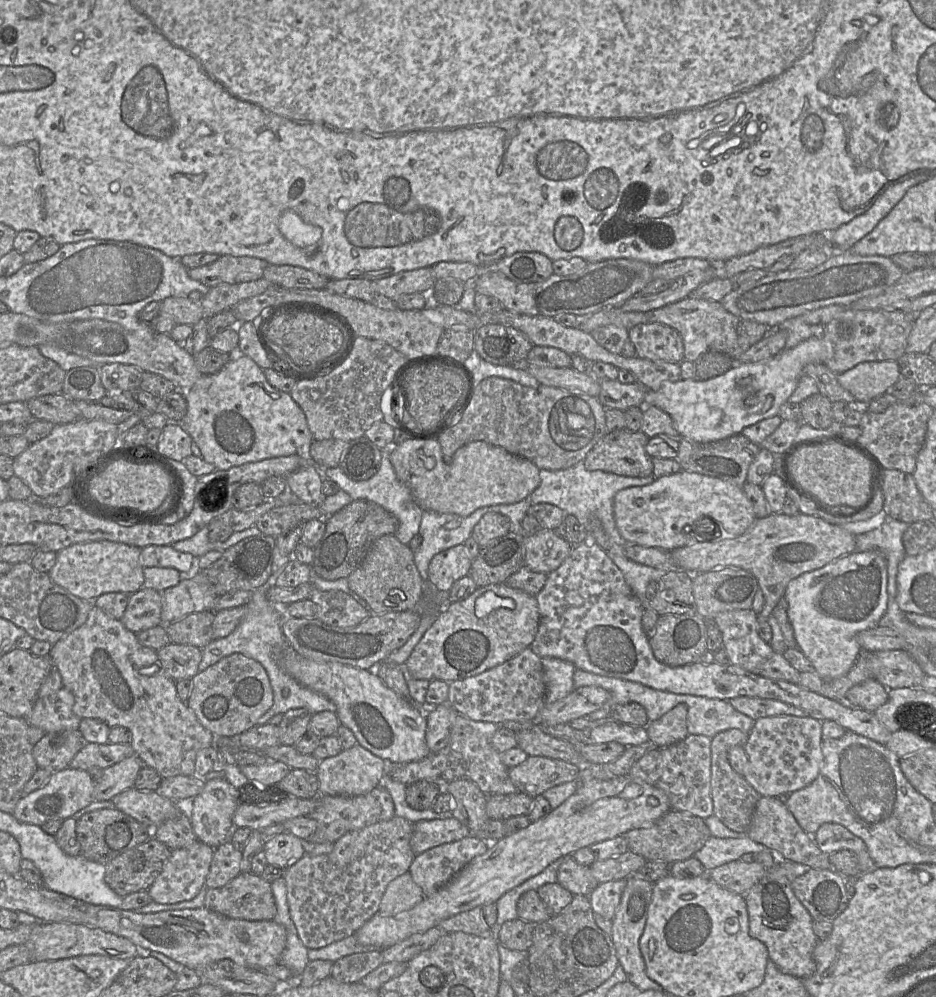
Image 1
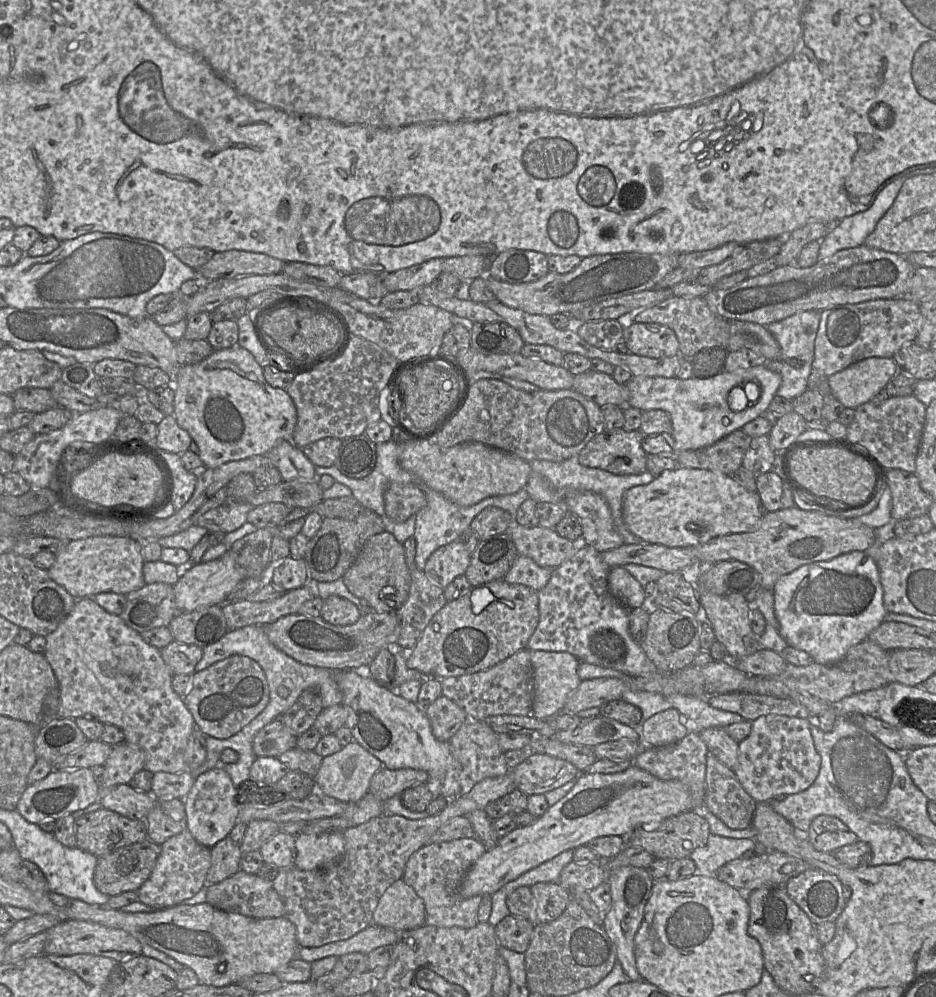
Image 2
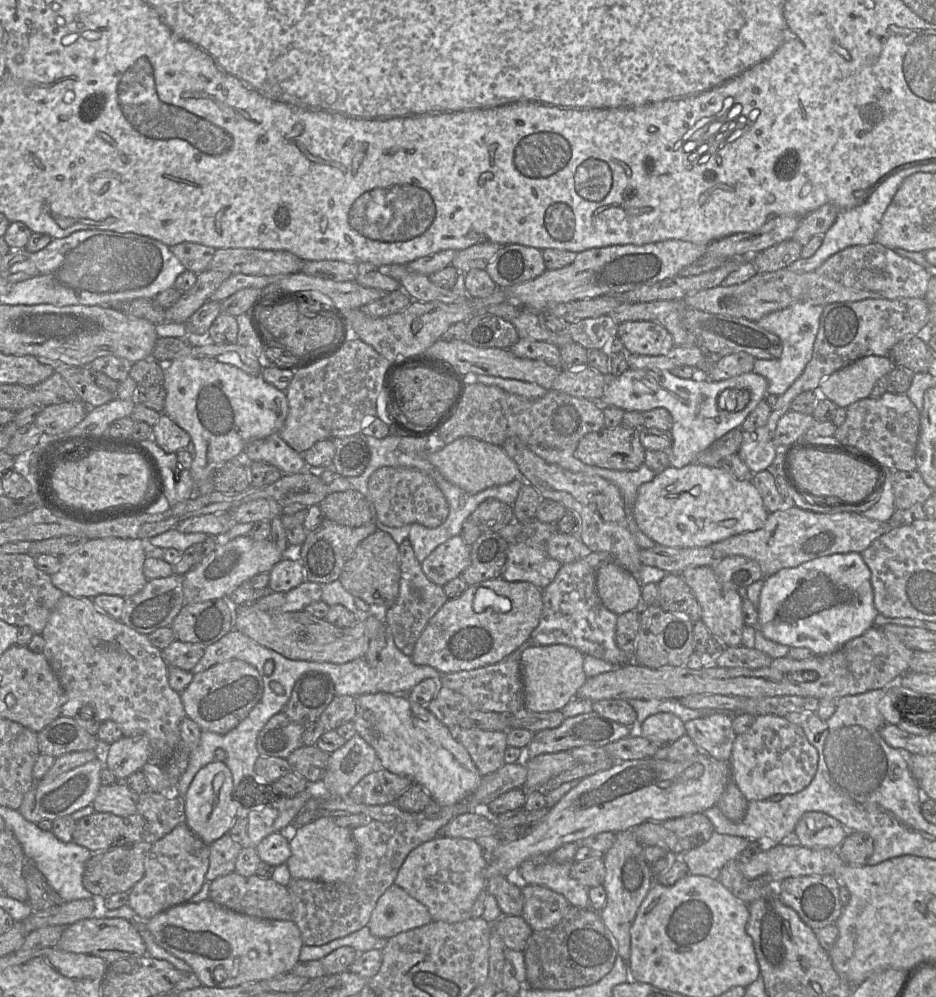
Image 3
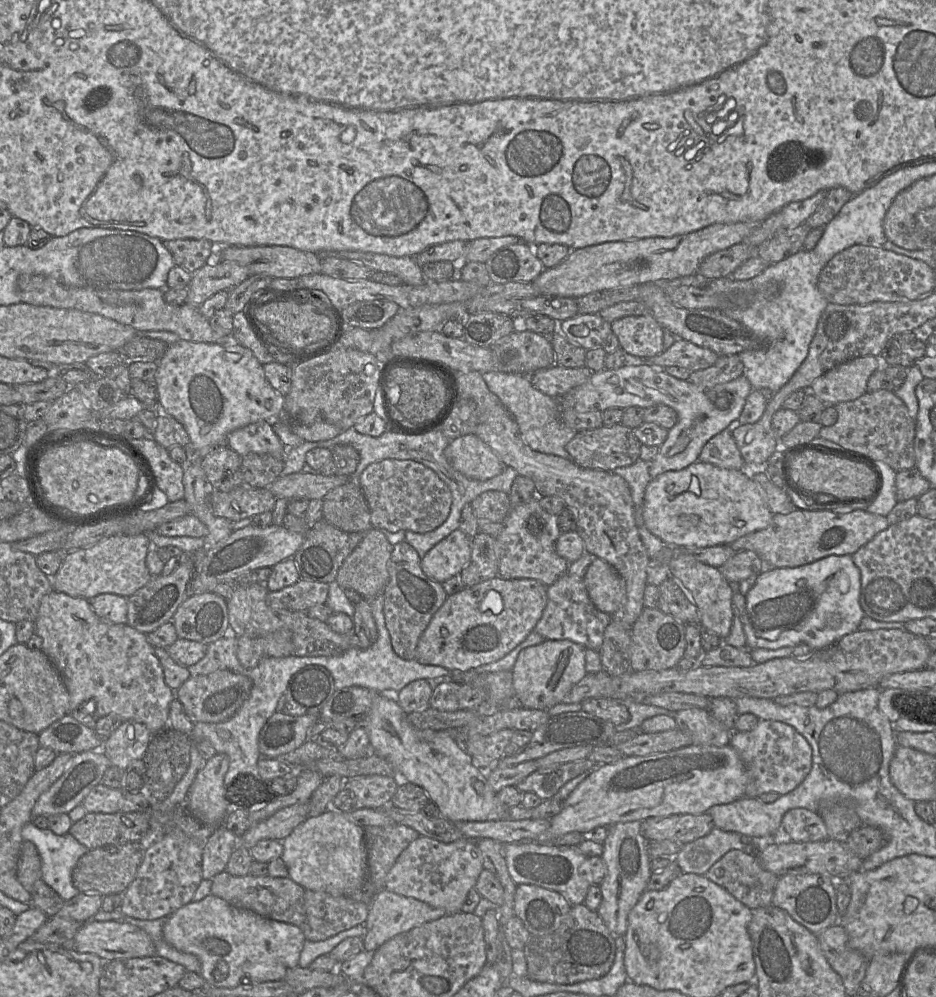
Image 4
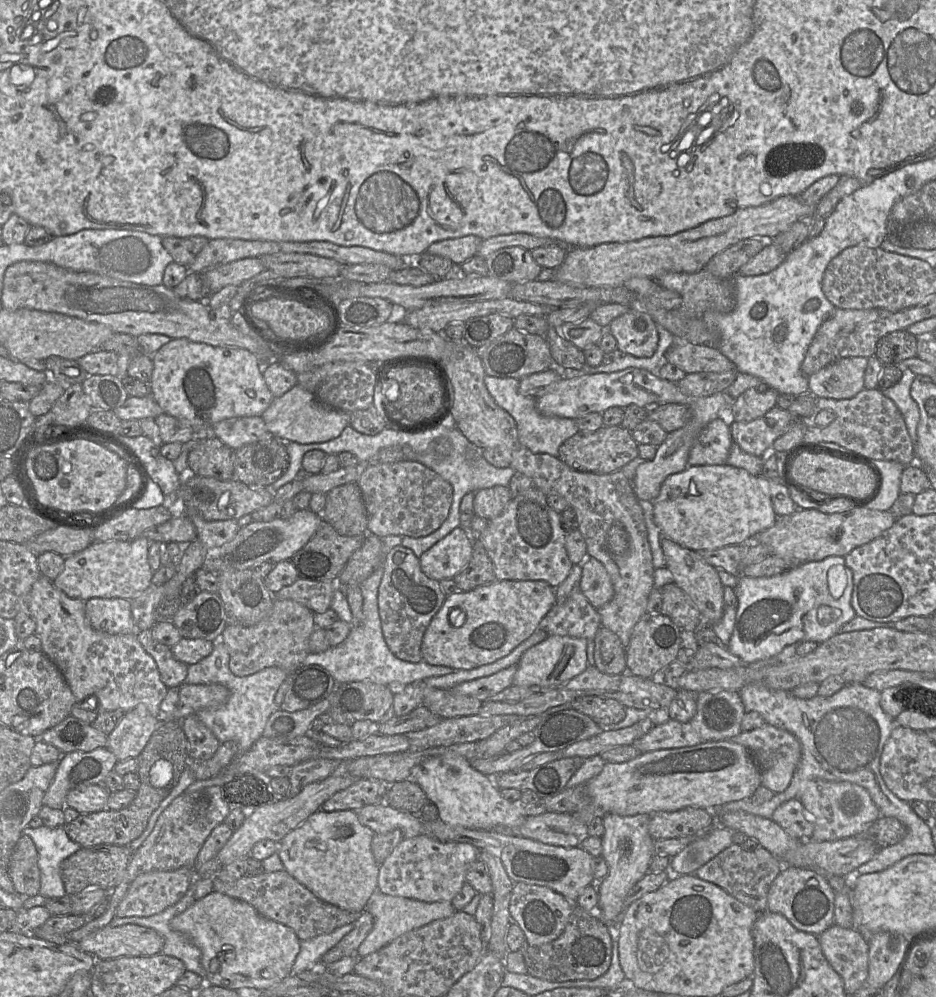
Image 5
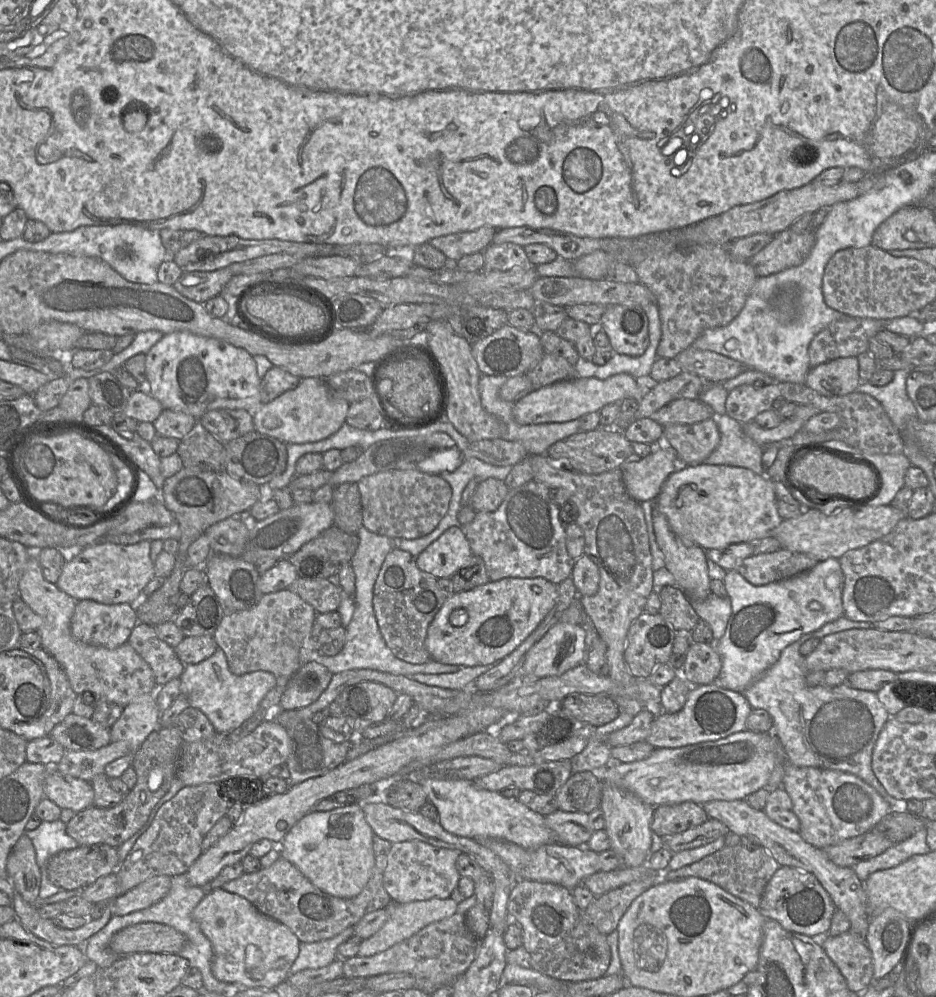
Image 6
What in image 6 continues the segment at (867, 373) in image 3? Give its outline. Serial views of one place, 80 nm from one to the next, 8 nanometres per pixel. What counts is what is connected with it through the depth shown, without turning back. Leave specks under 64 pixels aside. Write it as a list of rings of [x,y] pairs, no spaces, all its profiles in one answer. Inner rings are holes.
[[[851,356],[811,368],[805,384],[824,396],[832,397],[855,392],[860,382],[858,359]]]

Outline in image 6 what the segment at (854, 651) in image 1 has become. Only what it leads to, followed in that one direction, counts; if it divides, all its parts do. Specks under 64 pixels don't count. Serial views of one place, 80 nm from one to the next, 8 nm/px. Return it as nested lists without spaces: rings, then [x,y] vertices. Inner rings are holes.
[[[836,558],[818,562],[806,572],[763,586],[750,584],[735,570],[726,572],[723,584],[731,601],[732,613],[725,634],[715,643],[715,649],[722,660],[721,671],[715,683],[725,689],[742,693],[776,663],[781,652],[788,645],[804,634],[814,632],[844,614],[842,606],[844,575],[839,560]]]

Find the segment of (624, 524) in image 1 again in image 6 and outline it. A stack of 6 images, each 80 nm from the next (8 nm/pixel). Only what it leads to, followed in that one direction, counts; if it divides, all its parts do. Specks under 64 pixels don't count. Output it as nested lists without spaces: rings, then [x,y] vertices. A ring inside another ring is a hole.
[[[680,465],[664,482],[655,507],[665,515],[672,531],[687,543],[706,550],[723,549],[737,543],[754,543],[770,534],[783,519],[777,508],[772,481],[752,470],[729,465]]]

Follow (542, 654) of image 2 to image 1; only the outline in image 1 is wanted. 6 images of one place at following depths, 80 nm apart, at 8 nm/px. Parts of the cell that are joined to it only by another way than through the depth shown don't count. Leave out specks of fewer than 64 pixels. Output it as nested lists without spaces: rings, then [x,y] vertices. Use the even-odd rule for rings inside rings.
[[[541,658],[544,683],[545,704],[556,702],[569,695],[575,688],[573,675],[576,667],[558,658]]]

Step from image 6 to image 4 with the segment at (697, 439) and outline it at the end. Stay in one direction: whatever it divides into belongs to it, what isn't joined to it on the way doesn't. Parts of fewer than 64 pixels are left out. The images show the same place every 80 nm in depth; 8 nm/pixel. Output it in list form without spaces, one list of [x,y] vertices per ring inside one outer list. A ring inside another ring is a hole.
[[[731,428],[715,435],[704,445],[699,461],[732,470],[745,470],[746,466],[732,436]]]

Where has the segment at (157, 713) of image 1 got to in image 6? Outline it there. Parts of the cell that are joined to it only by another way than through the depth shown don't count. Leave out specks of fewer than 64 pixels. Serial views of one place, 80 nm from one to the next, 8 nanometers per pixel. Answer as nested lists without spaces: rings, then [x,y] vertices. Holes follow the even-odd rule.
[[[32,551],[20,579],[19,597],[41,617],[41,626],[37,631],[41,648],[60,664],[76,694],[91,692],[97,700],[107,700],[123,707],[142,694],[155,694],[157,686],[153,671],[131,645],[125,643],[108,649],[73,637],[71,619],[78,601],[44,578],[36,551]]]

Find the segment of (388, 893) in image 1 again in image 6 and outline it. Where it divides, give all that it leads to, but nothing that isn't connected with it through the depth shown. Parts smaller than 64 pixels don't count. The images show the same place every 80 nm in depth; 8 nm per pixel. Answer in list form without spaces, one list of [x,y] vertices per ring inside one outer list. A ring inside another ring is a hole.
[[[433,898],[409,903],[398,903],[392,900],[384,909],[387,911],[386,923],[374,935],[361,942],[357,956],[368,957],[383,952],[393,945],[410,938],[431,923],[451,917],[457,911],[457,903],[450,898]]]

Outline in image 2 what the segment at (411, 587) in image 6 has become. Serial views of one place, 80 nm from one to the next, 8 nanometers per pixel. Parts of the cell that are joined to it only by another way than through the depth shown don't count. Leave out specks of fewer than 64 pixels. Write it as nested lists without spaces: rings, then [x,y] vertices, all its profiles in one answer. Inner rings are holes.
[[[409,537],[403,543],[411,583],[405,603],[395,614],[400,624],[397,644],[411,651],[433,616],[448,602],[444,589],[434,584],[415,563],[416,540]]]

